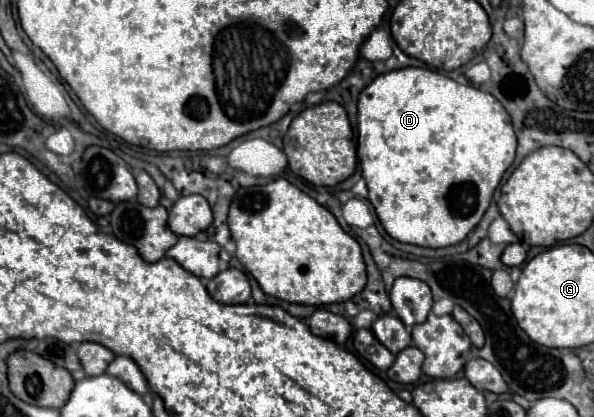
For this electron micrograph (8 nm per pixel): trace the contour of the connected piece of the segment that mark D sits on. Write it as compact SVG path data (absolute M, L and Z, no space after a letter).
M400 68L380 74L372 84L368 84L360 92L356 128L358 128L358 160L362 166L362 174L368 184L368 190L370 190L368 200L374 206L384 230L398 242L426 246L426 248L444 248L444 246L458 244L468 236L470 230L476 228L476 224L482 220L482 216L492 200L496 186L500 184L504 172L510 168L510 164L514 162L514 156L516 156L516 134L514 134L512 120L510 120L510 114L506 112L506 108L492 94L482 92L474 86L458 84L452 78L448 78L446 74L429 68Z

